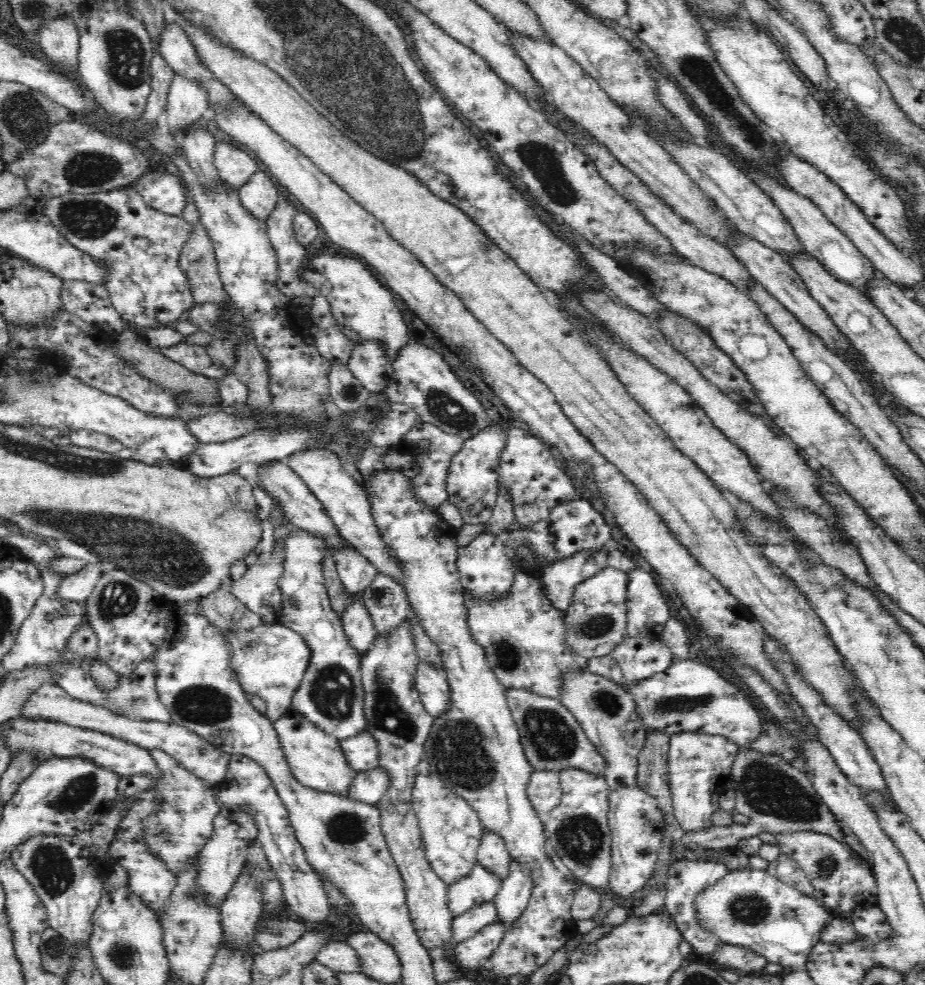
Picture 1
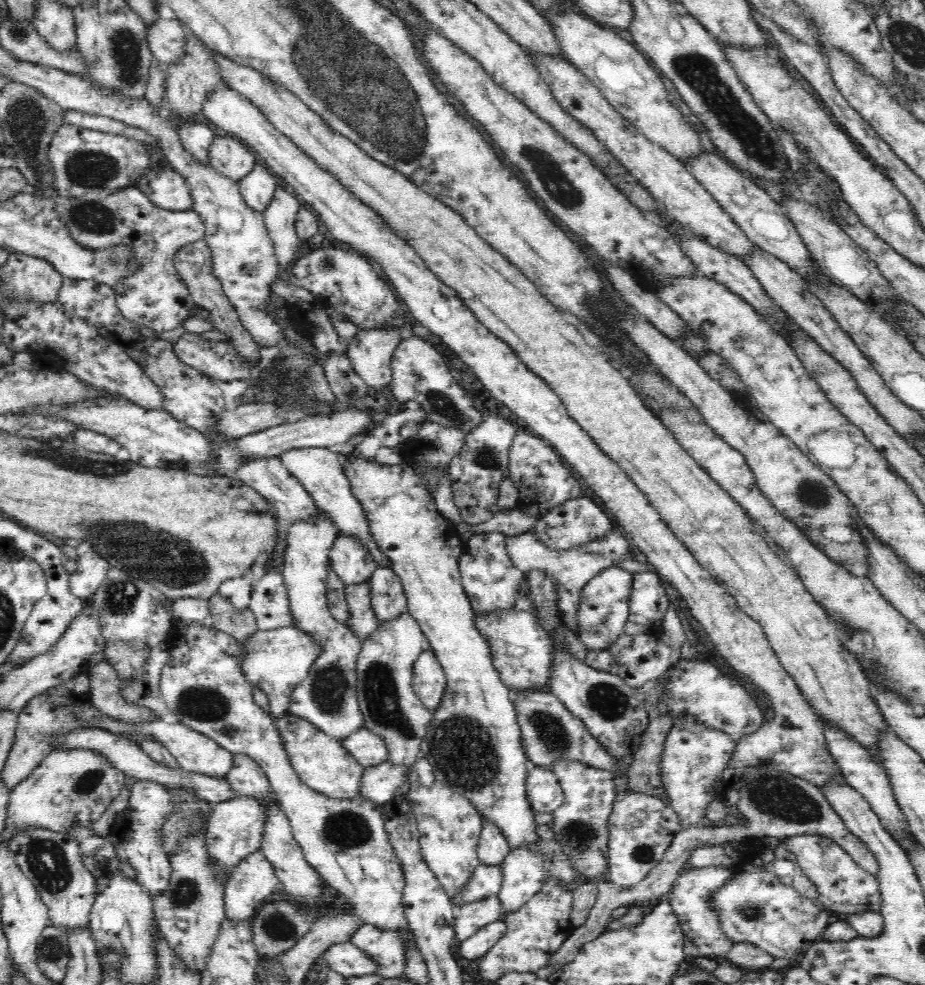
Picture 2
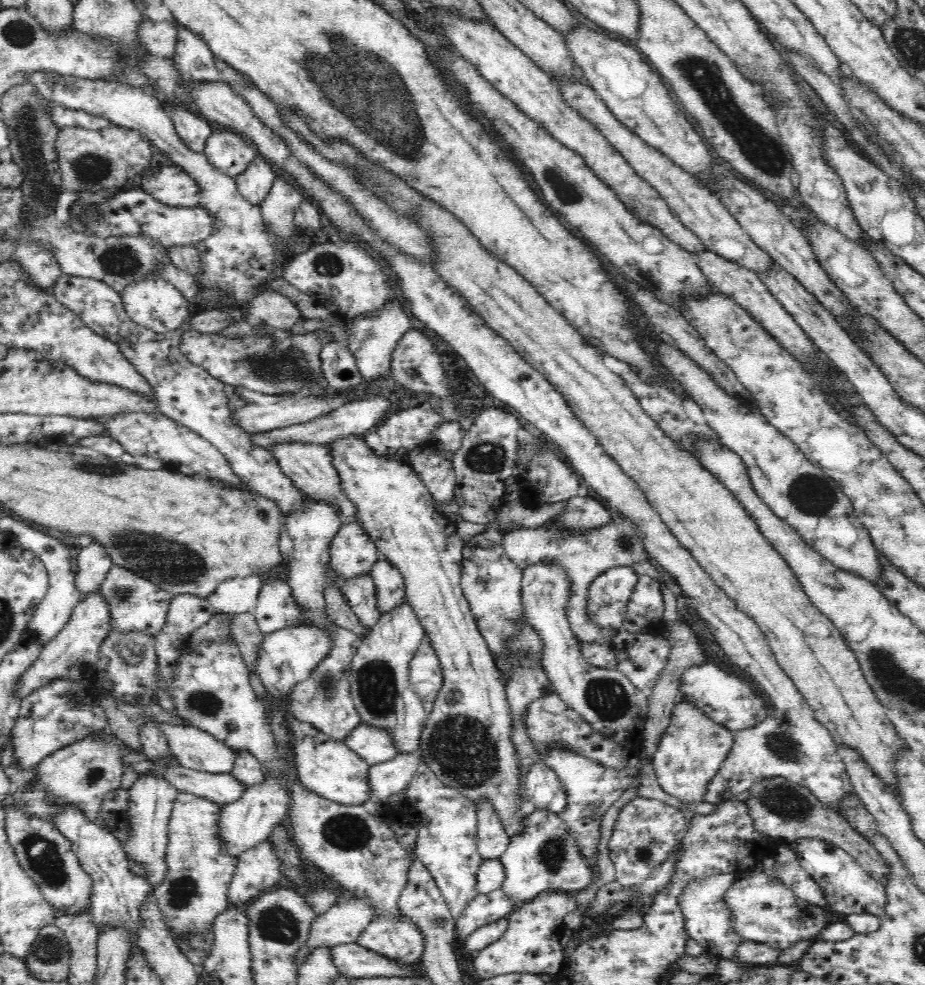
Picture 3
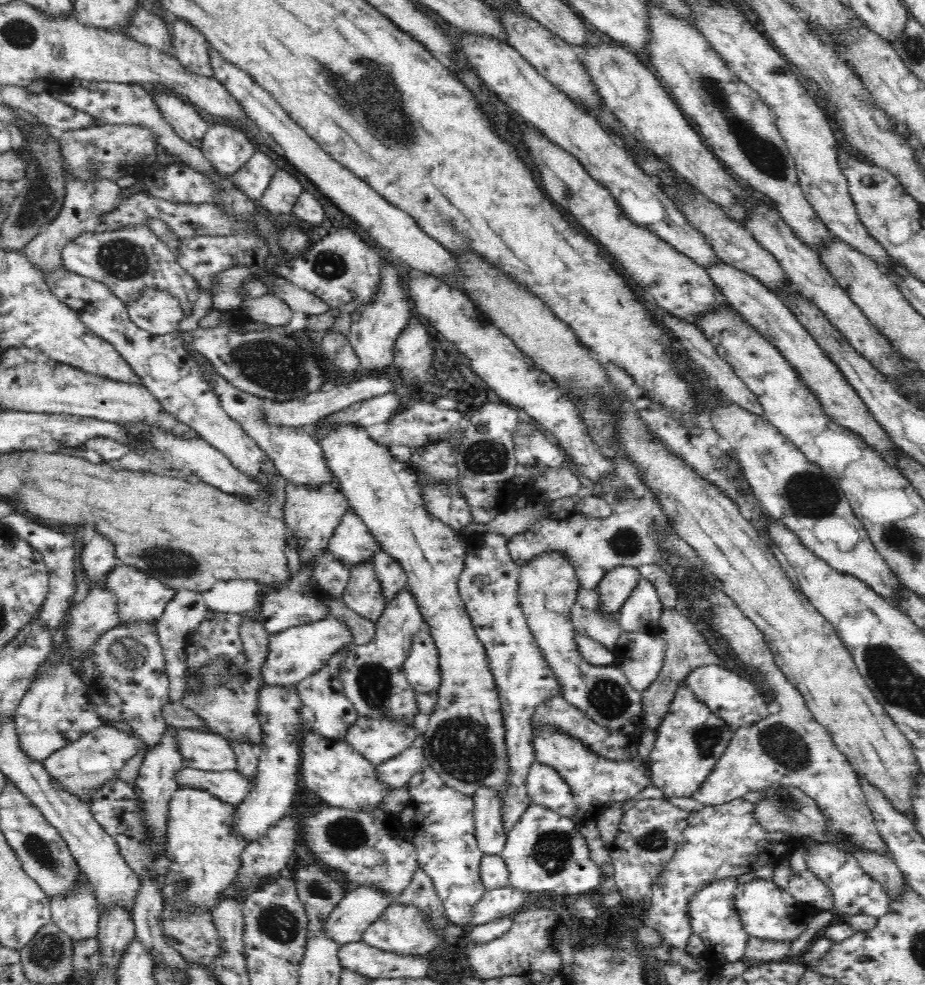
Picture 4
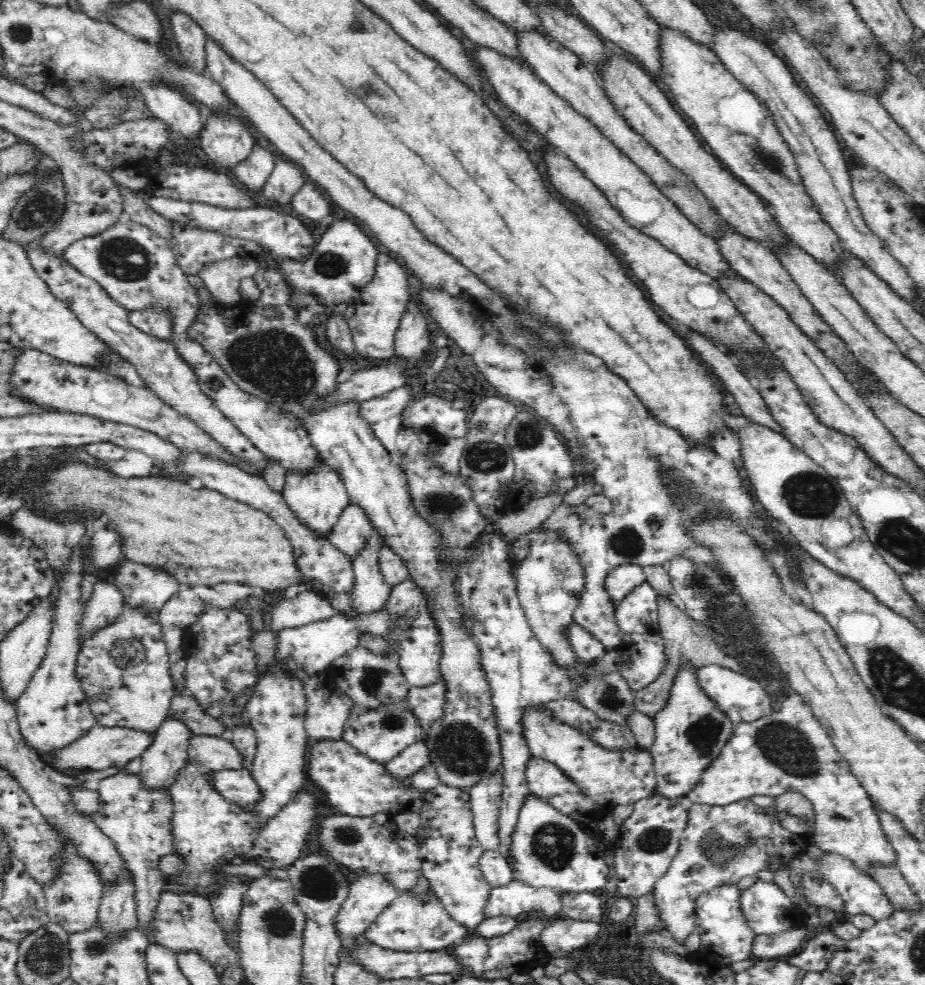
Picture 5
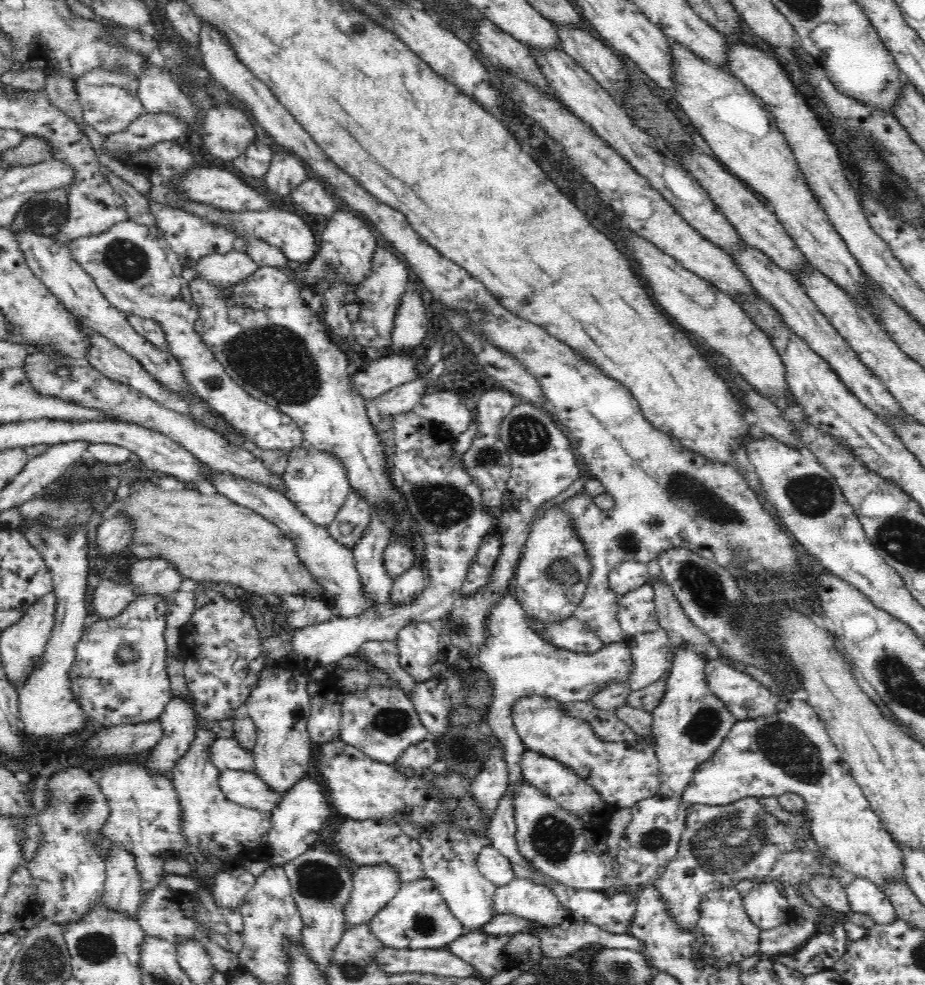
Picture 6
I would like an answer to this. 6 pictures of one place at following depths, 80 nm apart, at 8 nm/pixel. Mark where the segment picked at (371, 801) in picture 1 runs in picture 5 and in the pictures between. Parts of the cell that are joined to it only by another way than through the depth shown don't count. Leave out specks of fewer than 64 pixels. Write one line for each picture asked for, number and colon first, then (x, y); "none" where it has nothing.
2: (380, 783)
3: (392, 777)
4: (397, 772)
5: (414, 758)

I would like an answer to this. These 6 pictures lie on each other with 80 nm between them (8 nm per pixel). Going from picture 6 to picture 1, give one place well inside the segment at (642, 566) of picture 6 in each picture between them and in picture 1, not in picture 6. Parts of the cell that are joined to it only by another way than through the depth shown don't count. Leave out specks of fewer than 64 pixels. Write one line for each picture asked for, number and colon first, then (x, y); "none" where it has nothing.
1: (596, 621)
2: (603, 612)
3: (609, 594)
4: (617, 584)
5: (620, 582)

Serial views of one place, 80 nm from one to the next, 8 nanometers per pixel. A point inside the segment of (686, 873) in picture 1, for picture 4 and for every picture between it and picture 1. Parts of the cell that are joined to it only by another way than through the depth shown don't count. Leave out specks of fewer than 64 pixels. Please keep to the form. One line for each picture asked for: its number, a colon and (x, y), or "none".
2: (692, 893)
3: (708, 920)
4: (713, 916)

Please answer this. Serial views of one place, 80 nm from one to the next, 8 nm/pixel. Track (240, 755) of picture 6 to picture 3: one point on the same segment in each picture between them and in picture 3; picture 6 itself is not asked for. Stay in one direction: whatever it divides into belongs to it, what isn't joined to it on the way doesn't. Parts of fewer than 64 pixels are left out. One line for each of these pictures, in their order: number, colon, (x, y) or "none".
3: (195, 749)
4: (210, 752)
5: (215, 753)

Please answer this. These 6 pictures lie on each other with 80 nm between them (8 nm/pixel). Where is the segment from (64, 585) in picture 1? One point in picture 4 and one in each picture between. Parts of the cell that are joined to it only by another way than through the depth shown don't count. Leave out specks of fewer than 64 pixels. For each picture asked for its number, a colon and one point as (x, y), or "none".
2: (92, 568)
3: (94, 563)
4: (99, 557)

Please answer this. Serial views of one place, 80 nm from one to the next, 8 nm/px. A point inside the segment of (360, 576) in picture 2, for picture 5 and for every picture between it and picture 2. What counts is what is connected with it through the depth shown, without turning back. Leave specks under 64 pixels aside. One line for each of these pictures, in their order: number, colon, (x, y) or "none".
3: (352, 551)
4: (352, 542)
5: (352, 529)

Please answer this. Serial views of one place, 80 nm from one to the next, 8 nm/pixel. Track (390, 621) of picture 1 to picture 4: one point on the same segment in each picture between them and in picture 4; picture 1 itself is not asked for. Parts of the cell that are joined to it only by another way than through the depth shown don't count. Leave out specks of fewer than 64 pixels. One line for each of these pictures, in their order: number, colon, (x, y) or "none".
2: (388, 596)
3: (390, 585)
4: (392, 577)

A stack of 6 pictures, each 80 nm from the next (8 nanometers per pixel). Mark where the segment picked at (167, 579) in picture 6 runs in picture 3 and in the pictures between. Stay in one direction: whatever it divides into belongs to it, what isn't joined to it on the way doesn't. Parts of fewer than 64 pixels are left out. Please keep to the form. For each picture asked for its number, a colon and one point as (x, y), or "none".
3: (136, 605)
4: (140, 596)
5: (145, 584)

